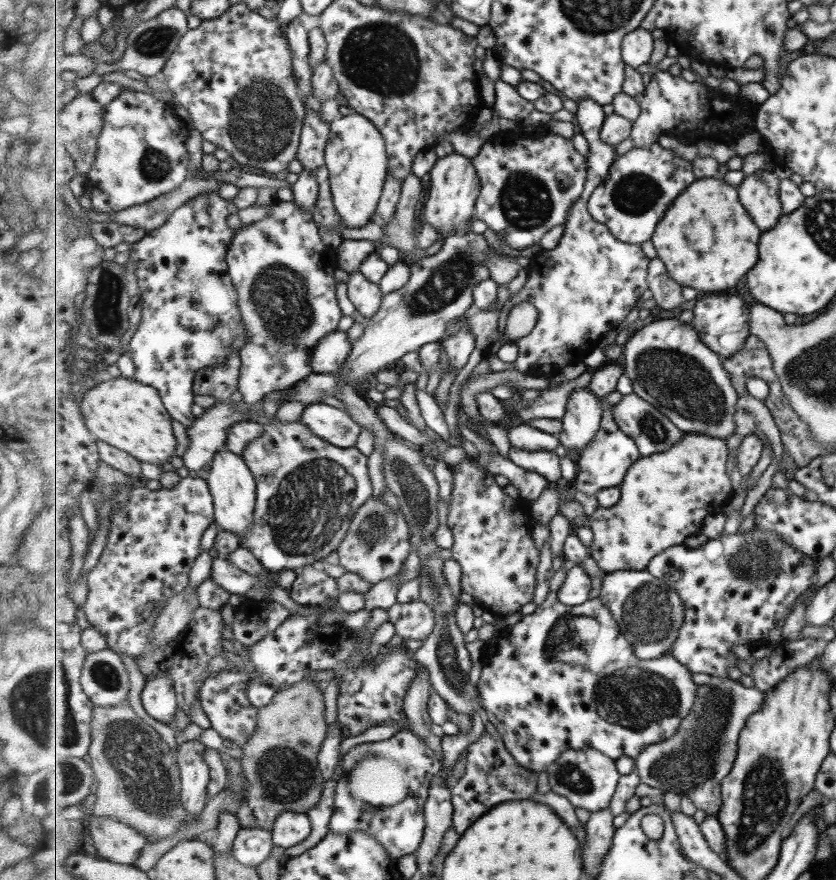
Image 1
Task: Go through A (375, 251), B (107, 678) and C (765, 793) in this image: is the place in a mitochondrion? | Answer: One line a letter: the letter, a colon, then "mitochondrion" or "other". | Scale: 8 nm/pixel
A: other
B: mitochondrion
C: mitochondrion

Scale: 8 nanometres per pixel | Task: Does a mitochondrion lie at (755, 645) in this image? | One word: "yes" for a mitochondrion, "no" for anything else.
no

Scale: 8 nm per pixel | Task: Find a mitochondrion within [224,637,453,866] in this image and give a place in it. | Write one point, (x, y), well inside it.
(283, 776)

